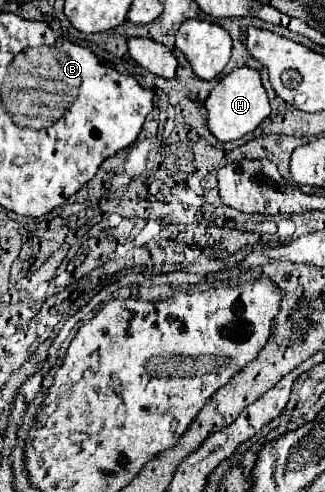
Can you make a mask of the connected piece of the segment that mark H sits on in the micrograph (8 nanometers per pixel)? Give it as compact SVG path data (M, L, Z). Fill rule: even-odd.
M252 67L232 69L210 91L206 99L206 109L208 109L208 129L214 133L218 141L234 141L246 133L252 133L270 115L270 103L262 87L260 73Z

